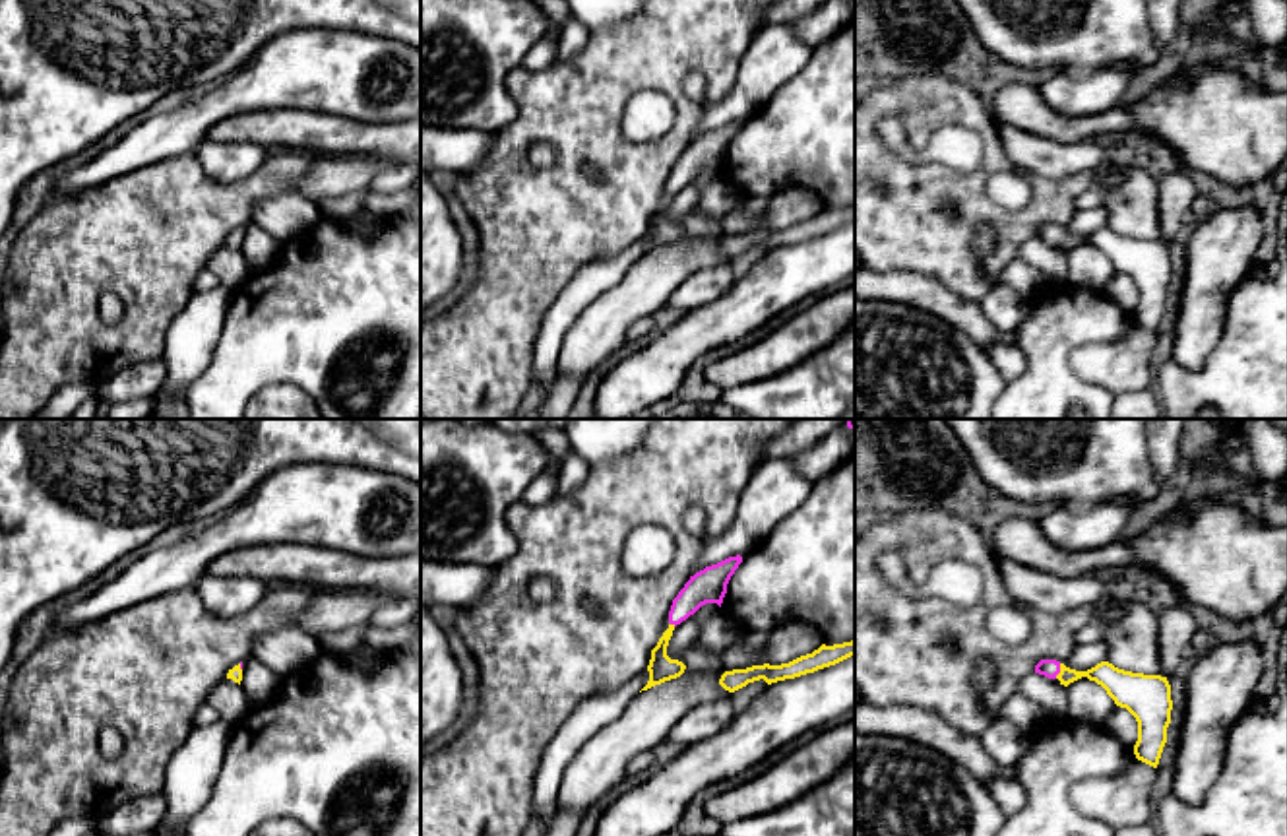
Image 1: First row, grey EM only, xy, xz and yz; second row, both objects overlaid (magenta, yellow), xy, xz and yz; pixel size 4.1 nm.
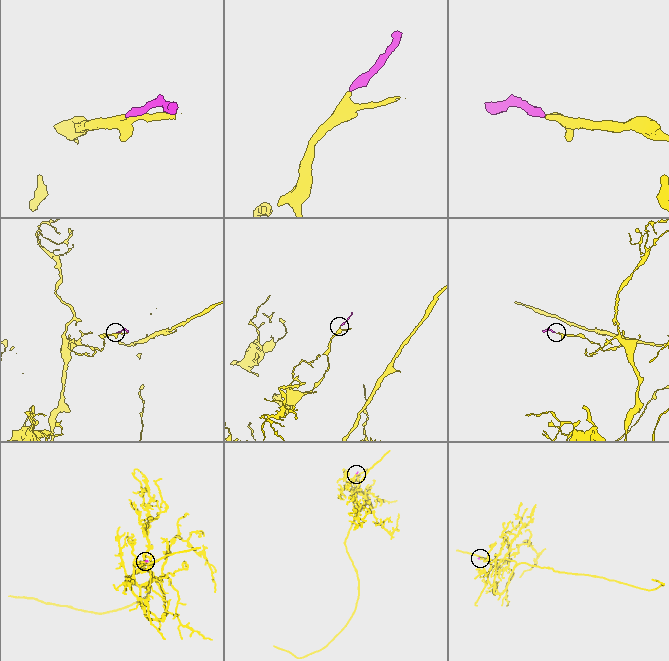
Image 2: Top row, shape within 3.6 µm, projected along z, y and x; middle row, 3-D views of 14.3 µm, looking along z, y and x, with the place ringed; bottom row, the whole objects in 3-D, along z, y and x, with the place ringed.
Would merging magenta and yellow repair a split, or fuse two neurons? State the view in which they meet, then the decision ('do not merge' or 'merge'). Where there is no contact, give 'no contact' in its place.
yz | merge

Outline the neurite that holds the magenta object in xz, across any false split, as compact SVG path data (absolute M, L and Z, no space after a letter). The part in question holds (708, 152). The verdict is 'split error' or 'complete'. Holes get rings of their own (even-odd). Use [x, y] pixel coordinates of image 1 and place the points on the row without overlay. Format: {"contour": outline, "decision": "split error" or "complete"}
{"contour": "M740 120L729 122L690 142L690 145L673 165L669 188L675 192L680 190L706 169L717 169L721 173L727 159L727 149L740 128Z", "decision": "complete"}

